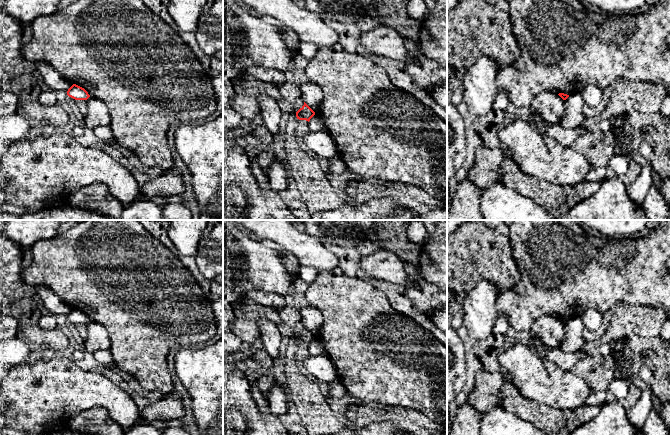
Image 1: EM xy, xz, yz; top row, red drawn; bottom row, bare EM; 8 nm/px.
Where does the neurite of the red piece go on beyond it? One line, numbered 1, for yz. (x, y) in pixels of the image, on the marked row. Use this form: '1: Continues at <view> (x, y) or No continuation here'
1: No continuation here

